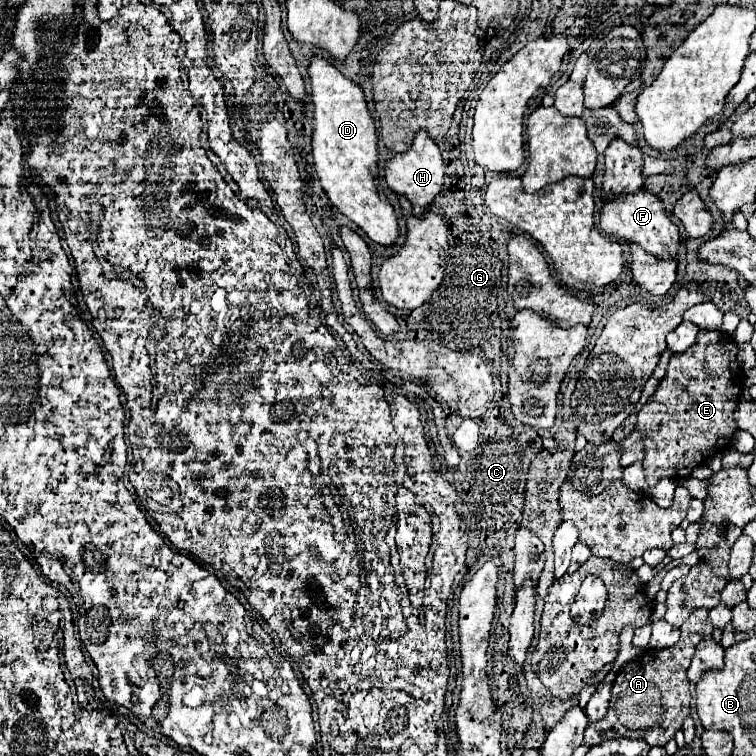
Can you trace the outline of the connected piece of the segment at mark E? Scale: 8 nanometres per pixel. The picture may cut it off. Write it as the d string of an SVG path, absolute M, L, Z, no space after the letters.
M699 331L697 343L689 347L681 355L673 355L669 361L669 369L659 383L655 395L645 403L645 407L637 415L637 429L647 431L647 437L643 441L645 445L645 477L647 485L653 487L659 483L659 479L685 479L691 477L691 471L707 463L715 453L721 453L729 447L737 423L733 419L735 405L741 397L741 365L737 361L737 343L731 339L731 335L723 331Z

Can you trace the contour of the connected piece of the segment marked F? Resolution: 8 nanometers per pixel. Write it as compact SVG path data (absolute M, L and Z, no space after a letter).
M639 189L635 193L617 195L617 197L609 199L603 205L599 217L601 217L599 227L607 235L615 235L615 237L621 237L621 239L627 239L627 241L635 241L651 255L675 257L677 251L679 251L679 231L677 231L677 227L671 223L669 215L665 213L661 199L647 189Z

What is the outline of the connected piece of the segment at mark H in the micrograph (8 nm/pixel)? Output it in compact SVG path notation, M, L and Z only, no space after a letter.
M425 131L417 133L417 137L413 141L413 147L409 151L395 153L385 165L385 181L387 181L387 185L397 195L403 195L403 197L407 197L411 201L413 213L417 217L423 217L427 213L427 207L443 191L443 175L445 175L445 165L443 165L439 147L435 145L435 141Z

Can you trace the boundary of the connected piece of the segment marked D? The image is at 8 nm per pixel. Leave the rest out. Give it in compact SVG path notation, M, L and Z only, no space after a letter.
M313 57L311 65L309 65L309 77L311 77L311 99L313 99L313 159L315 159L315 167L317 167L317 175L321 181L323 191L327 193L327 197L331 199L331 203L347 217L351 219L357 227L363 229L363 233L379 245L393 245L399 237L399 221L397 215L391 207L391 203L385 199L385 195L381 195L379 187L377 187L377 177L379 177L379 151L377 151L377 129L375 123L371 119L371 113L367 109L365 103L365 95L361 91L359 85L355 85L353 81L349 81L337 67L329 65L325 59L321 57Z

